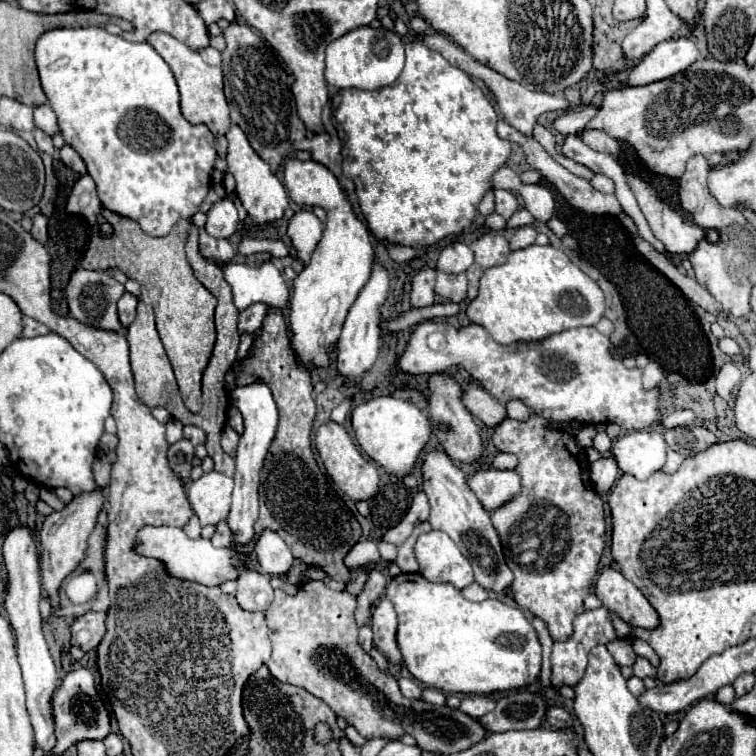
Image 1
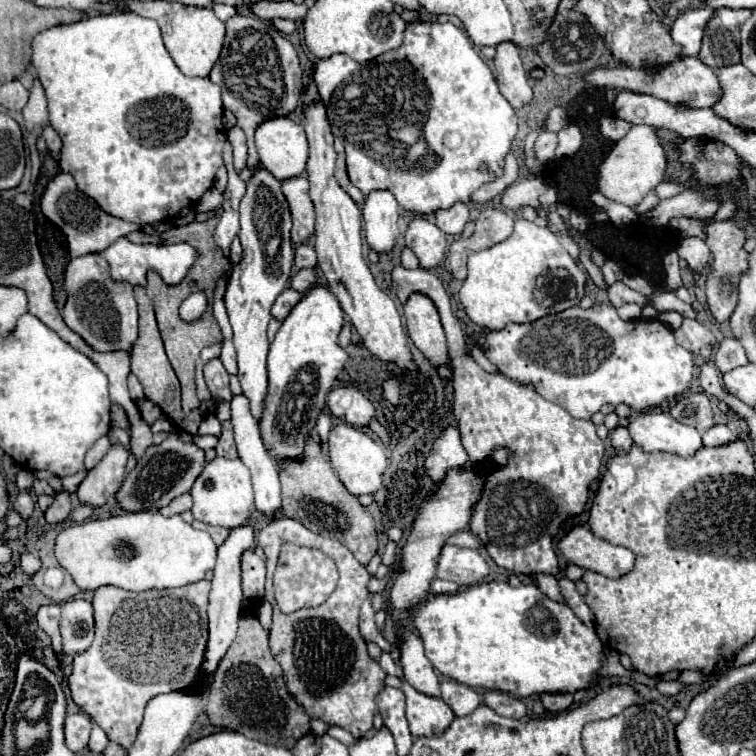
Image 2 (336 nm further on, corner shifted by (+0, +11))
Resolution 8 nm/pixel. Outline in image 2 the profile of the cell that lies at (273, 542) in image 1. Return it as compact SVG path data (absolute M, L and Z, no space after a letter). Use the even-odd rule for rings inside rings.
M244 394L232 396L232 424L234 424L234 440L236 440L236 448L238 448L238 458L252 472L252 482L254 482L254 492L256 492L256 510L274 518L282 512L278 470L276 470L276 462L266 452L266 446L264 446L260 432L258 432L258 422L250 412L250 404L248 404L248 398Z

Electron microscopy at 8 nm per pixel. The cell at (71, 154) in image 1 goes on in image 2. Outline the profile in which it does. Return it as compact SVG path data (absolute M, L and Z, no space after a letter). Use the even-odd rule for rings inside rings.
M46 126L44 128L44 132L42 132L42 136L44 136L44 140L46 140L46 146L48 146L48 150L52 152L52 156L60 156L60 148L62 148L62 142L60 142L60 136L50 128L50 126Z

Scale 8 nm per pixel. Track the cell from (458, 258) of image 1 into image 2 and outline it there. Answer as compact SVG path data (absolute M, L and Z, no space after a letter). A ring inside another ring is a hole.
M460 202L448 210L436 210L434 220L436 220L436 226L440 230L444 230L446 234L458 236L458 234L462 234L464 224L470 220L468 218L468 206L464 202Z

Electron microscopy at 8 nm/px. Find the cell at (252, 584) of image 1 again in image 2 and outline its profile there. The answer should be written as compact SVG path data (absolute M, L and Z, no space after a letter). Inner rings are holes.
M254 550L244 552L242 556L242 588L244 596L250 600L262 600L264 596L264 578L266 566L264 560L254 554Z

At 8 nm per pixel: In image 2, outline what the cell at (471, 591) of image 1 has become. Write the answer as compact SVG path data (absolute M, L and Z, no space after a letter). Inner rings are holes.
M434 580L432 582L432 592L434 594L454 594L458 590L456 582L448 582L448 580Z

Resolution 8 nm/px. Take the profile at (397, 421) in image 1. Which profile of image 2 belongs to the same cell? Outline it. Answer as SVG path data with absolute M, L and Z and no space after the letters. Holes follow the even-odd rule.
M334 388L328 394L332 416L352 426L368 426L374 418L374 406L358 388Z

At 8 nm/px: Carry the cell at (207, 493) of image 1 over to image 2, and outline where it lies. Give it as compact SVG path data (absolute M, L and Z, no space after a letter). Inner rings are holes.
M216 456L212 462L204 466L200 476L196 478L192 490L192 516L194 520L212 524L212 526L222 526L222 528L238 528L240 524L248 524L252 518L254 508L254 488L252 488L252 478L248 468L236 458L236 460L226 460Z

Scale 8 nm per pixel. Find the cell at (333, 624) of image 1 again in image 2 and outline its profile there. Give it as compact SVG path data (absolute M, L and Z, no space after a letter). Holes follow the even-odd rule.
M290 518L272 520L264 530L260 530L258 546L262 546L266 554L268 568L264 598L274 608L270 628L270 652L280 662L284 670L284 680L288 678L288 692L304 708L304 712L308 712L310 718L320 718L330 726L340 726L348 730L354 738L362 738L372 728L372 718L376 712L374 696L384 688L386 676L380 664L368 656L366 642L358 630L358 612L362 602L370 594L366 588L370 580L366 568L338 540L314 534L300 522ZM284 540L290 540L296 546L322 550L336 562L340 570L340 582L336 592L332 592L332 596L322 606L304 608L292 614L282 614L278 610L272 590L272 574L278 562L280 544Z

